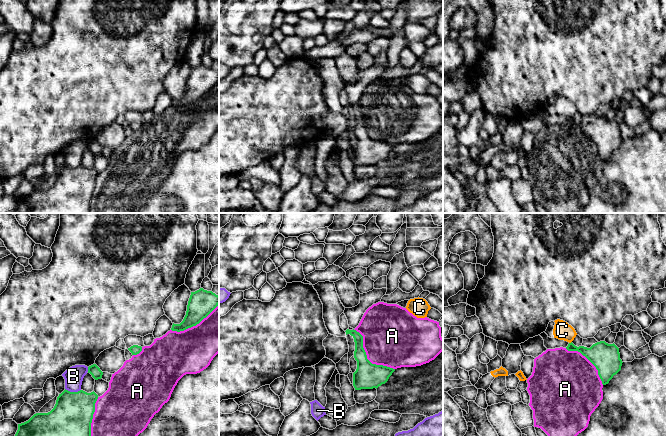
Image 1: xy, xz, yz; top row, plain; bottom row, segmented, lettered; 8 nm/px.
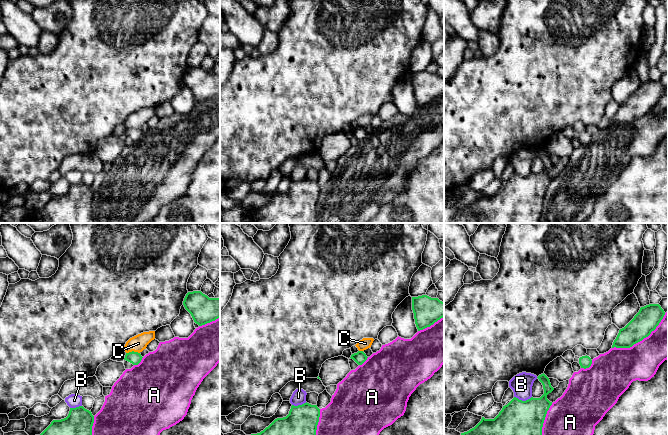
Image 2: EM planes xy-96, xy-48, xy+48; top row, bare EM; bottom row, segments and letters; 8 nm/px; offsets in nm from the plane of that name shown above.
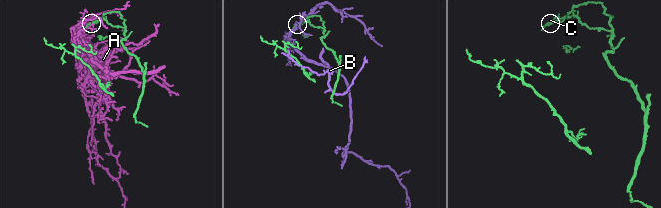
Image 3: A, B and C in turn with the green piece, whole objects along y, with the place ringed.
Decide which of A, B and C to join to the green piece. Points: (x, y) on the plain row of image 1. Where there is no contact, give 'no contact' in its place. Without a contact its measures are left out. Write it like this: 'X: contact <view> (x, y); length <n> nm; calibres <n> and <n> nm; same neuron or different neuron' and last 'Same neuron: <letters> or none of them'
A: contact xz (366, 132); length 460 nm; calibres 200 and 460 nm; different neuron
B: contact xy (73, 168); length 130 nm; calibres 360 and 150 nm; different neuron
C: contact yz (571, 118); length 30 nm; calibres 190 and 150 nm; different neuron
Same neuron: none of them

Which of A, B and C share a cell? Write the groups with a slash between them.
A / B / C

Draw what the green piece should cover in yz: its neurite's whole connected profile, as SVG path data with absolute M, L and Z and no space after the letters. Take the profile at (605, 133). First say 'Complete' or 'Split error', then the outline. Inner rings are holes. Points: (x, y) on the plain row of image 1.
Complete. M600 117L593 120L590 124L584 122L575 122L572 118L566 123L568 127L578 127L585 132L598 146L598 151L603 161L616 151L622 142L619 124L613 119L608 120Z

